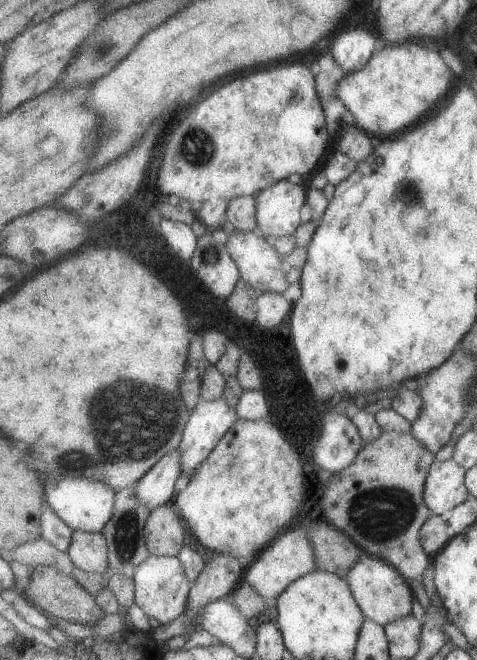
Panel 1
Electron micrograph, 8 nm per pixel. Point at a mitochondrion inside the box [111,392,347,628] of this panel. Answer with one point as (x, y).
(127, 531)

